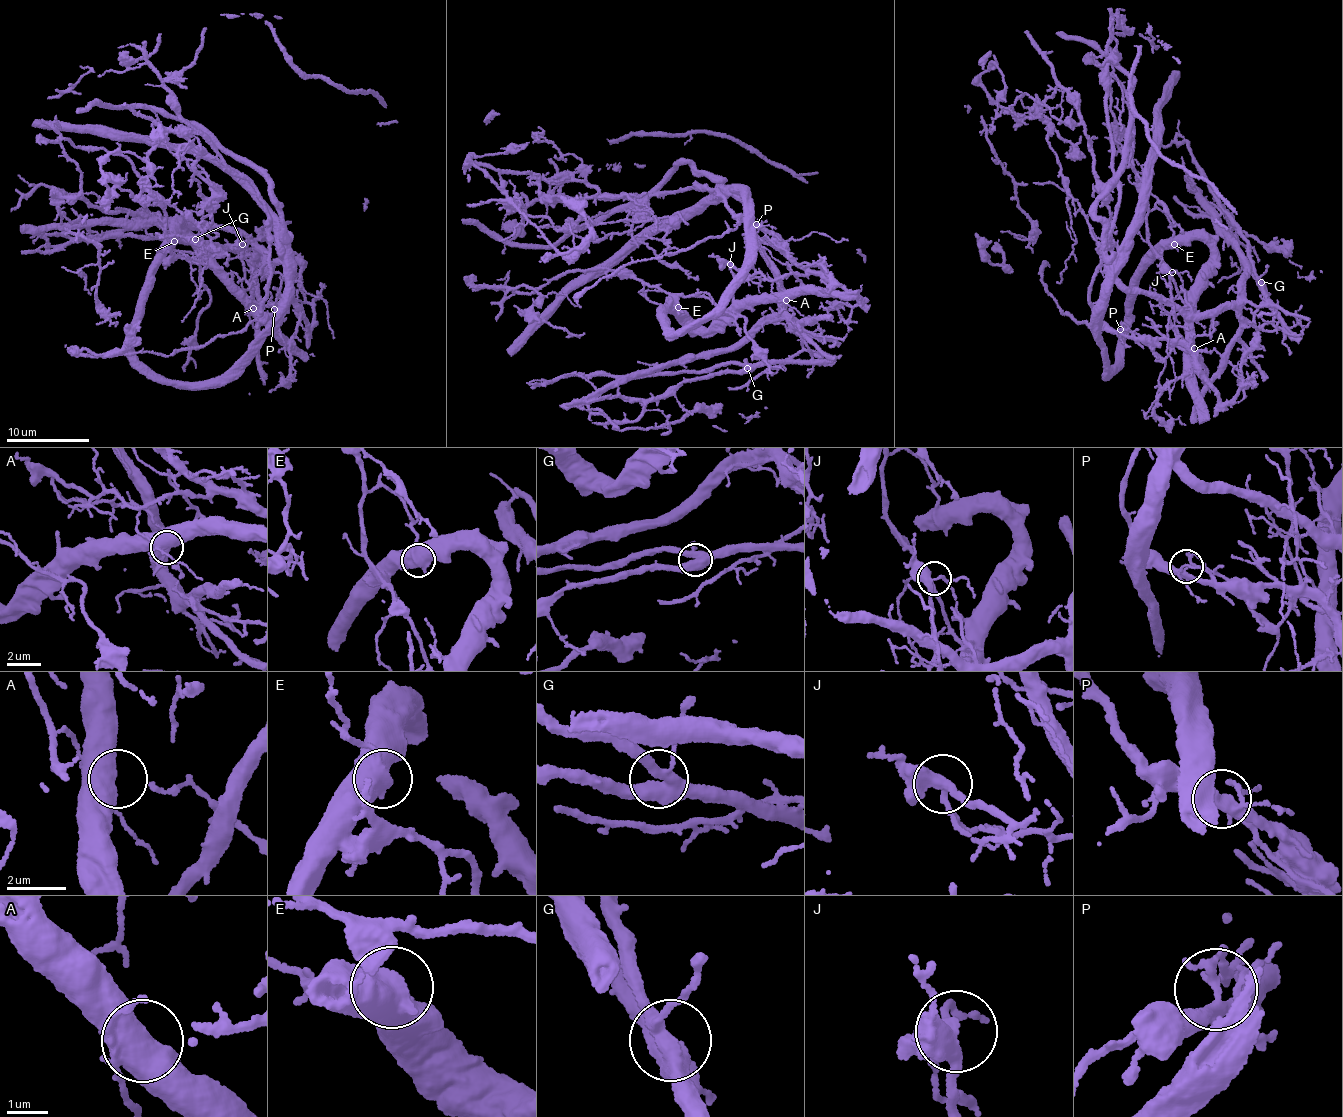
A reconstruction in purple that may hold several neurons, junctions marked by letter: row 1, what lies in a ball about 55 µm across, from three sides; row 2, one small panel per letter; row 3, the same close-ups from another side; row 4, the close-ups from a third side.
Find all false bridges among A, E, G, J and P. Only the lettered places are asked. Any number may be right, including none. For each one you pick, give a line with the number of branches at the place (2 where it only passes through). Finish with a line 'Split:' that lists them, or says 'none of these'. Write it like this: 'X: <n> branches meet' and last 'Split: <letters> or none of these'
E: 3 branches meet
P: 4 branches meet
Split: E, P

